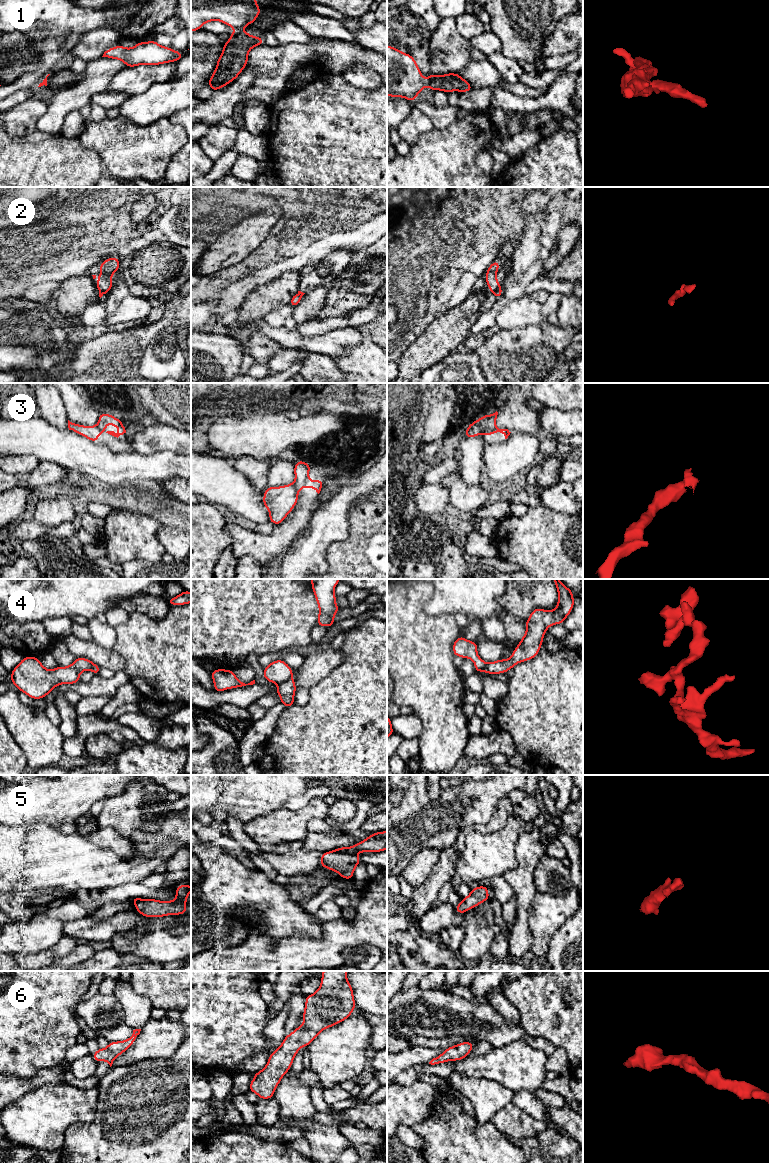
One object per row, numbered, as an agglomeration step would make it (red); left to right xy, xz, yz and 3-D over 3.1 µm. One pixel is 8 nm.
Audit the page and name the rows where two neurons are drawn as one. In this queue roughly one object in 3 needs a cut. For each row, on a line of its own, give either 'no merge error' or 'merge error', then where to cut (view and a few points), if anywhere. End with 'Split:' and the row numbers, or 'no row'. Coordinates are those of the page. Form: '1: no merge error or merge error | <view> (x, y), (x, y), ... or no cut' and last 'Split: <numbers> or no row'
1: merge error | xz (240, 29), (235, 31)
2: merge error | yz (499, 286), (493, 293)
3: merge error | yz (495, 427), (484, 434)
4: merge error | xz (291, 676), (279, 683)
5: no merge error | no cut
6: no merge error | no cut
Split: 1, 2, 3, 4

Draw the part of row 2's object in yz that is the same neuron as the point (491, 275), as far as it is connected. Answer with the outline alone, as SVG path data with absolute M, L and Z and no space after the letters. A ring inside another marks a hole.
M495 260L487 269L486 274L486 283L488 284L488 288L492 293L494 293L501 285L496 280L497 279L497 270L500 268L500 264L498 260Z

